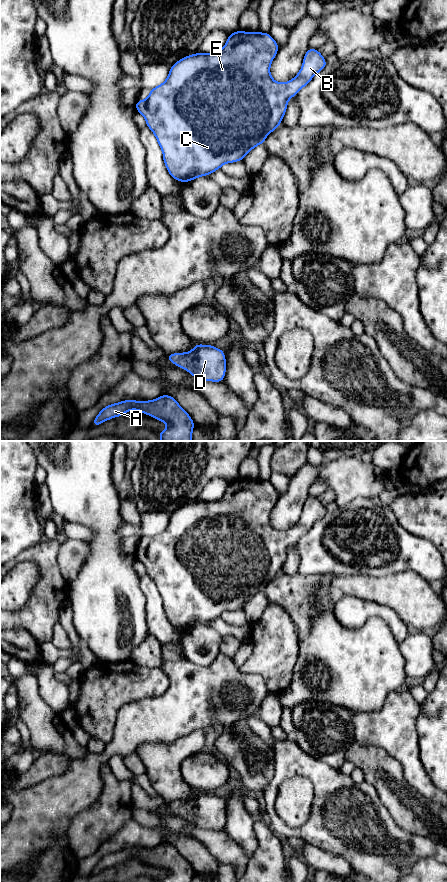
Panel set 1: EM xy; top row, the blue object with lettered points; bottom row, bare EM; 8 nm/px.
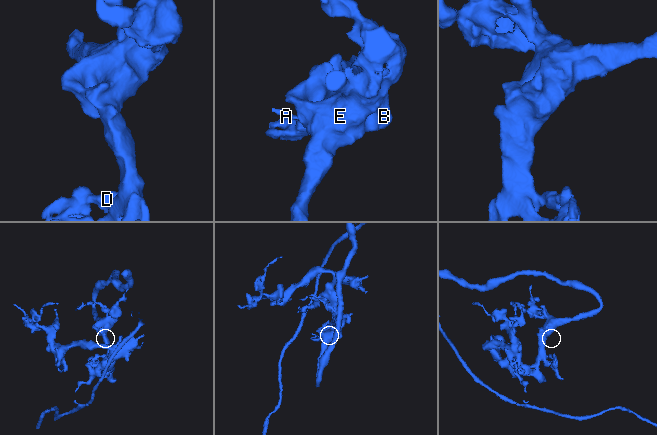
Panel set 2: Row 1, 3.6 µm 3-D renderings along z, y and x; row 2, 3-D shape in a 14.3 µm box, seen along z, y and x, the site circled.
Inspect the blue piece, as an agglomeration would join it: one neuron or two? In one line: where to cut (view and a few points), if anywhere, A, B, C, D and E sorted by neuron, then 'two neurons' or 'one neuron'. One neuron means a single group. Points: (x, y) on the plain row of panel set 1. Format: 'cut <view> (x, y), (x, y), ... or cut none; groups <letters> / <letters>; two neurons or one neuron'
cut none; groups A B C D E; one neuron

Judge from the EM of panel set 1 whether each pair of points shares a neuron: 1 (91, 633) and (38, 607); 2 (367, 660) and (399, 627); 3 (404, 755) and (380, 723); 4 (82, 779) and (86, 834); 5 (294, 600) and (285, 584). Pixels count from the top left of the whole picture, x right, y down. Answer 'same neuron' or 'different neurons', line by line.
1: different neurons
2: different neurons
3: same neuron
4: different neurons
5: same neuron

